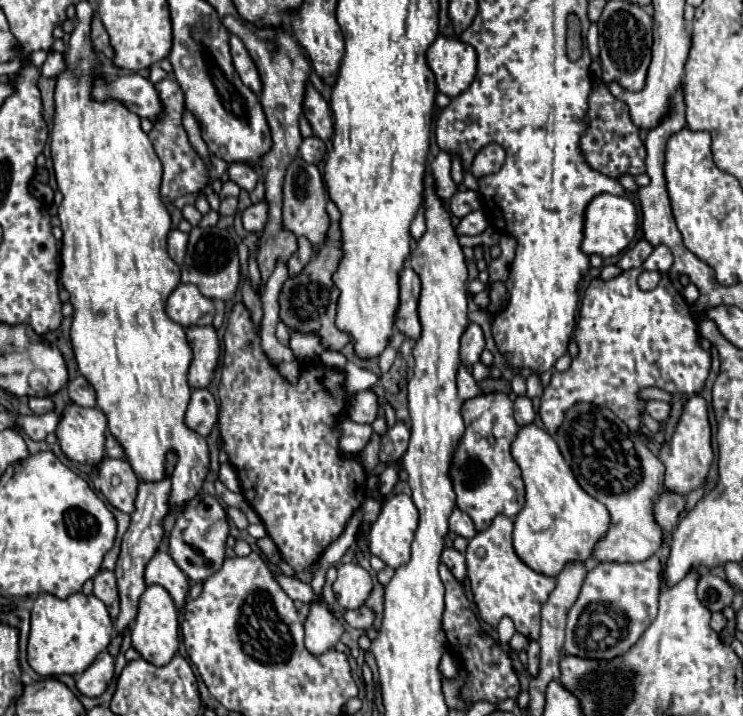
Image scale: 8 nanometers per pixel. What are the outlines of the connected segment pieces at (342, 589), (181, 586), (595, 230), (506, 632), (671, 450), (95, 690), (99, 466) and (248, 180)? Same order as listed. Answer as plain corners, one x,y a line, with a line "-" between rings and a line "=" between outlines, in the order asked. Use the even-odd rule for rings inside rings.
341,564
333,592
345,610
361,608
371,594
371,576
359,564
=
157,550
157,554
149,560
145,568
145,584
163,586
175,600
177,608
183,606
189,592
189,578
181,572
181,568
173,562
173,558
165,550
=
599,194
595,196
585,210
585,226
583,226
583,242
581,248
585,254
599,254
601,258
617,256
623,252
637,232
637,210
627,196
=
503,618
503,620
499,622
499,626
497,626
497,636
499,636
497,640
499,640
499,644
501,644
501,646
507,646
513,634
515,634
515,626
511,624
509,618
=
699,394
691,396
687,404
683,406
681,418
677,422
677,428
667,444
663,444
659,452
661,462
665,464
665,488
687,494
703,484
703,480
709,474
711,462
713,462
713,448
711,448
711,426
709,426
709,412
707,412
707,400
=
101,652
95,662
81,676
77,676
77,690
89,698
101,696
113,678
113,662
115,660
109,652
=
103,458
101,462
91,466
91,482
95,490
99,490
113,508
131,514
135,510
135,496
137,496
137,476
131,470
129,462
119,458
=
231,162
229,164
229,178
233,182
237,182
241,188
245,188
247,192
251,192
257,184
257,170
247,164
247,162

